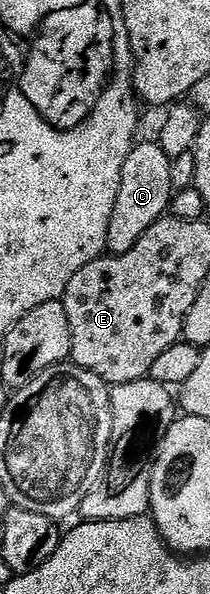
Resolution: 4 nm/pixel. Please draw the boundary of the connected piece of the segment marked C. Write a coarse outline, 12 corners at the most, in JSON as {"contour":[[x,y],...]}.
{"contour":[[135,143],[106,252],[128,254],[171,211],[172,161]]}

